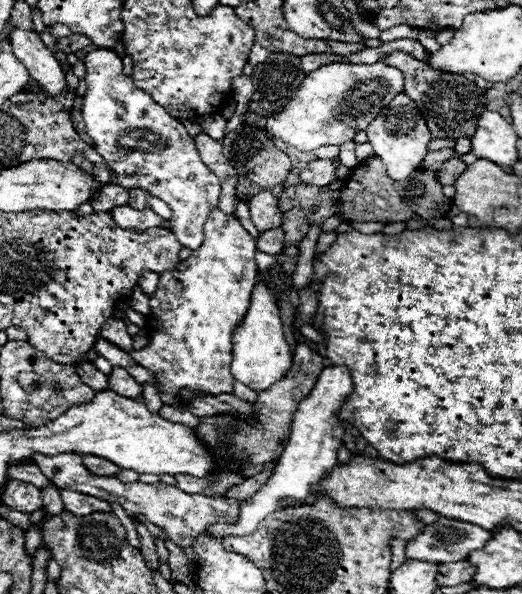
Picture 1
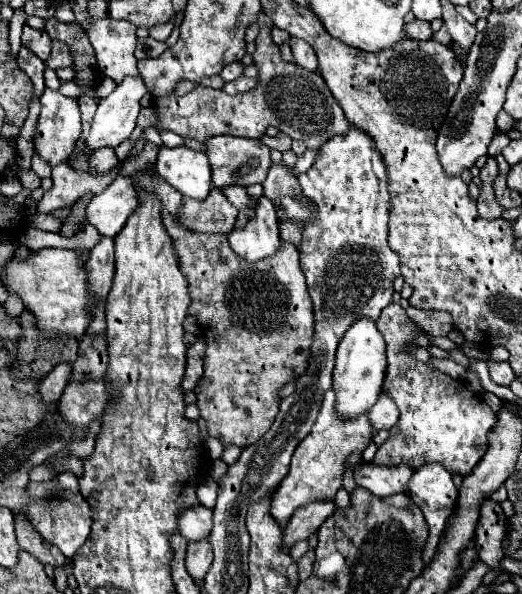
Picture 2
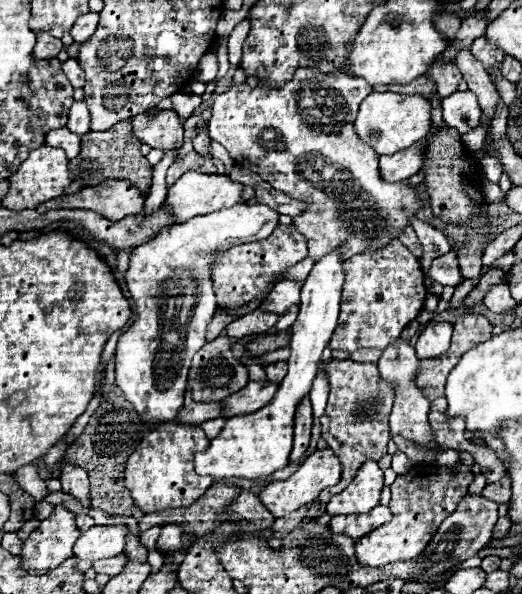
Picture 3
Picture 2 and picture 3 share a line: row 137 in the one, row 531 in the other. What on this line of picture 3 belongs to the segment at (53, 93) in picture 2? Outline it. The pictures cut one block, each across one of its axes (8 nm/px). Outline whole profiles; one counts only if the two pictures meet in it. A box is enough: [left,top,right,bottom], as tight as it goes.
[22,506,80,574]

